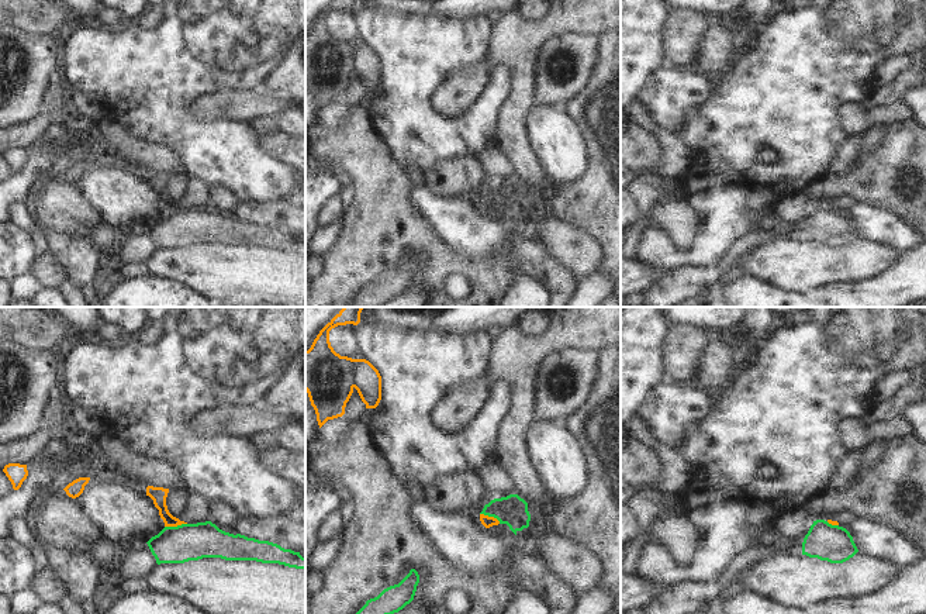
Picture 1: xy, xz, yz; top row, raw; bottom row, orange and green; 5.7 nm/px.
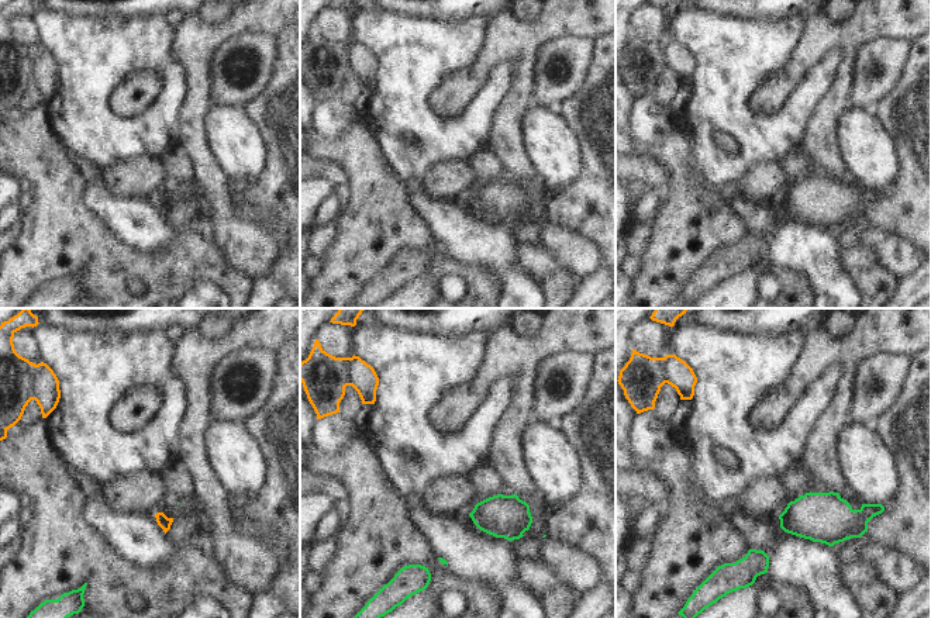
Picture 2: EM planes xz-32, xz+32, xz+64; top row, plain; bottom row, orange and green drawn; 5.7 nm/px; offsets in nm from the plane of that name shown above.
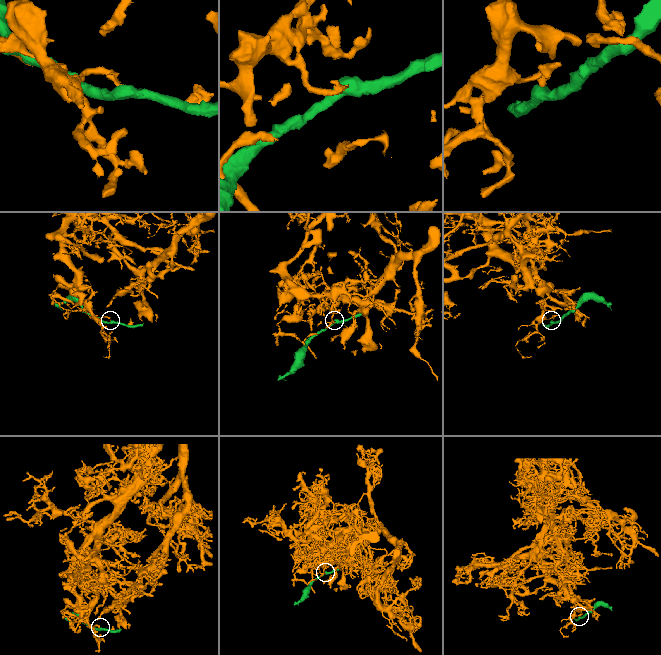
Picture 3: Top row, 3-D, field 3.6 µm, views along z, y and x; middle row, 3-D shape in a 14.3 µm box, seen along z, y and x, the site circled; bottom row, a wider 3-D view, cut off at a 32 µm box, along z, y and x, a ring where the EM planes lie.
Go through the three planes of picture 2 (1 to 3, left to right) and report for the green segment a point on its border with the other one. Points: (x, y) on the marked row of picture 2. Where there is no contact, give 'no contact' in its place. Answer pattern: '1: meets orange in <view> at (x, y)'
1: no contact
2: no contact
3: no contact

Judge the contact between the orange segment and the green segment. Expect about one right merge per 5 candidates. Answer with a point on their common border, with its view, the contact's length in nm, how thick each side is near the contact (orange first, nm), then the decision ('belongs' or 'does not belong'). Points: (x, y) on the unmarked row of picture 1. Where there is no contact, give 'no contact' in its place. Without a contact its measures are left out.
meets orange in xy at (175, 210); contact 130 nm long; 90 nm thick on the orange side, 220 nm on the other; does not belong

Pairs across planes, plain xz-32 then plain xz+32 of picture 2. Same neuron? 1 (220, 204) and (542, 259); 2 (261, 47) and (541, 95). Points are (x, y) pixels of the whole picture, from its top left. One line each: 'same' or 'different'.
1: different
2: same

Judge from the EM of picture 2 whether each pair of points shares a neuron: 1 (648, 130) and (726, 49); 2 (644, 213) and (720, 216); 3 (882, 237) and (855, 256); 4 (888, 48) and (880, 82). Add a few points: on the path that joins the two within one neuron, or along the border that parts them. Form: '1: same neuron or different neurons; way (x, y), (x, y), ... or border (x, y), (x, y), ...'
1: different neurons; border (679, 113), (682, 118)
2: different neurons; border (658, 209), (654, 218)
3: different neurons; border (858, 244), (869, 248), (876, 259), (890, 272)
4: same neuron; way (886, 57), (885, 73)

